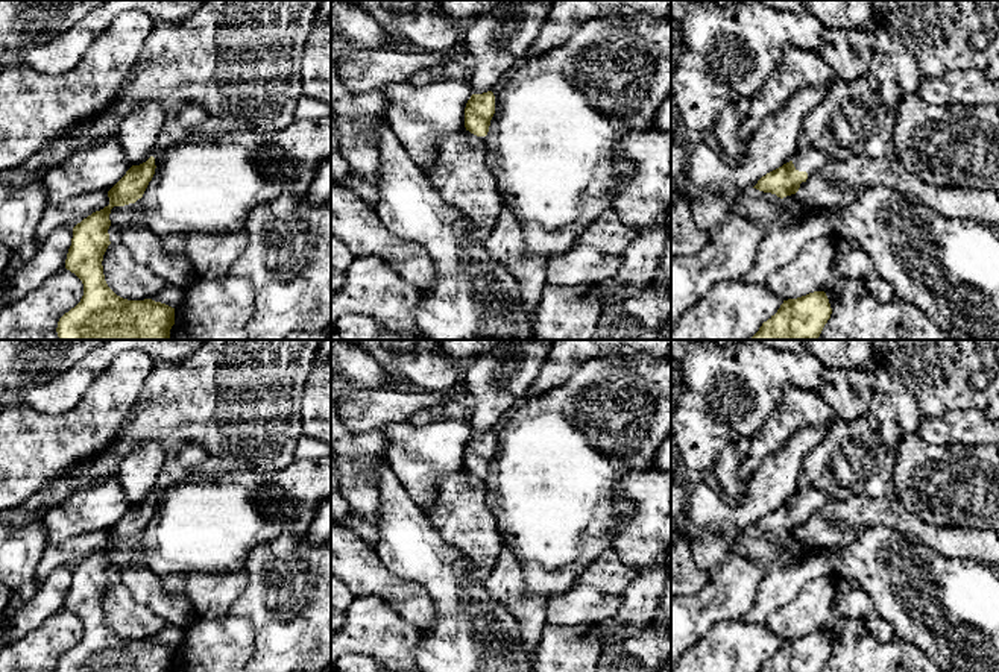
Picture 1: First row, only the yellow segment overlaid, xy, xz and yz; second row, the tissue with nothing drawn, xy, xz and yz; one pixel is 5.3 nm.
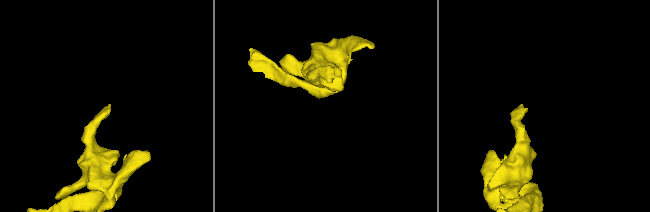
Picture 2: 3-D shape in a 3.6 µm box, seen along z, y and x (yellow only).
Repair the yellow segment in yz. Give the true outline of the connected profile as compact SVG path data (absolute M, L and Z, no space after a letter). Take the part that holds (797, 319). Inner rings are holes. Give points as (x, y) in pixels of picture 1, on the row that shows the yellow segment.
M824 291L788 299L750 340L818 340L830 314Z

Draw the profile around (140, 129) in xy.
M153 100L137 103L123 118L117 138L131 165L140 165L155 155L164 123L165 111Z

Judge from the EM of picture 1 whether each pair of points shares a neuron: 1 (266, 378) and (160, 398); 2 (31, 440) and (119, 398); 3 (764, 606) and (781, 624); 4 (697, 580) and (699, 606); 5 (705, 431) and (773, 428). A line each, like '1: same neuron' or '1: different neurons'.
1: same neuron
2: same neuron
3: different neurons
4: different neurons
5: different neurons

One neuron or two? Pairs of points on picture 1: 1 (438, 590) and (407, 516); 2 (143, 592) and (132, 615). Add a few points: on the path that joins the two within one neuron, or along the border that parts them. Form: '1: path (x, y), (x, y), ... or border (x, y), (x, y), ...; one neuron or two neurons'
1: path (434, 572), (407, 542), (407, 534); one neuron
2: border (119, 580), (138, 602), (148, 606), (167, 622); two neurons

